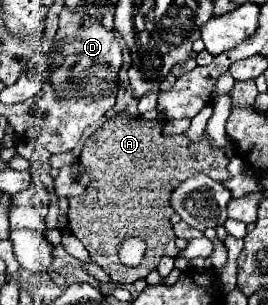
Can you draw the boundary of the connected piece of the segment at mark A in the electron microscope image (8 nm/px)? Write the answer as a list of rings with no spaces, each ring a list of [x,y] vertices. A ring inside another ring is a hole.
[[[117,113],[85,141],[83,153],[79,155],[93,181],[83,195],[69,199],[69,229],[117,285],[131,285],[137,279],[145,279],[157,269],[161,257],[179,255],[175,247],[177,237],[169,221],[173,215],[171,191],[179,183],[197,173],[209,175],[215,181],[231,179],[227,171],[229,159],[223,149],[211,145],[207,135],[191,141],[185,135],[165,135],[163,125],[163,119],[147,121],[141,115]],[[127,237],[141,237],[147,243],[147,253],[139,267],[111,265],[119,263],[117,243]]]

